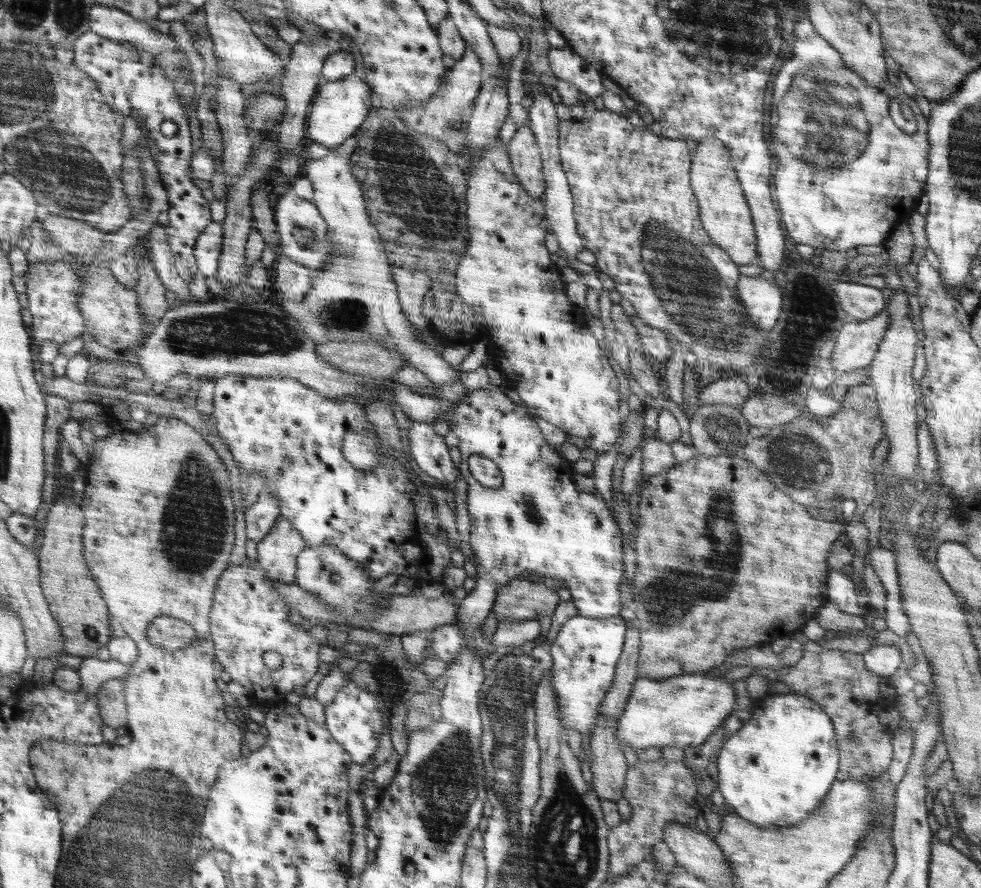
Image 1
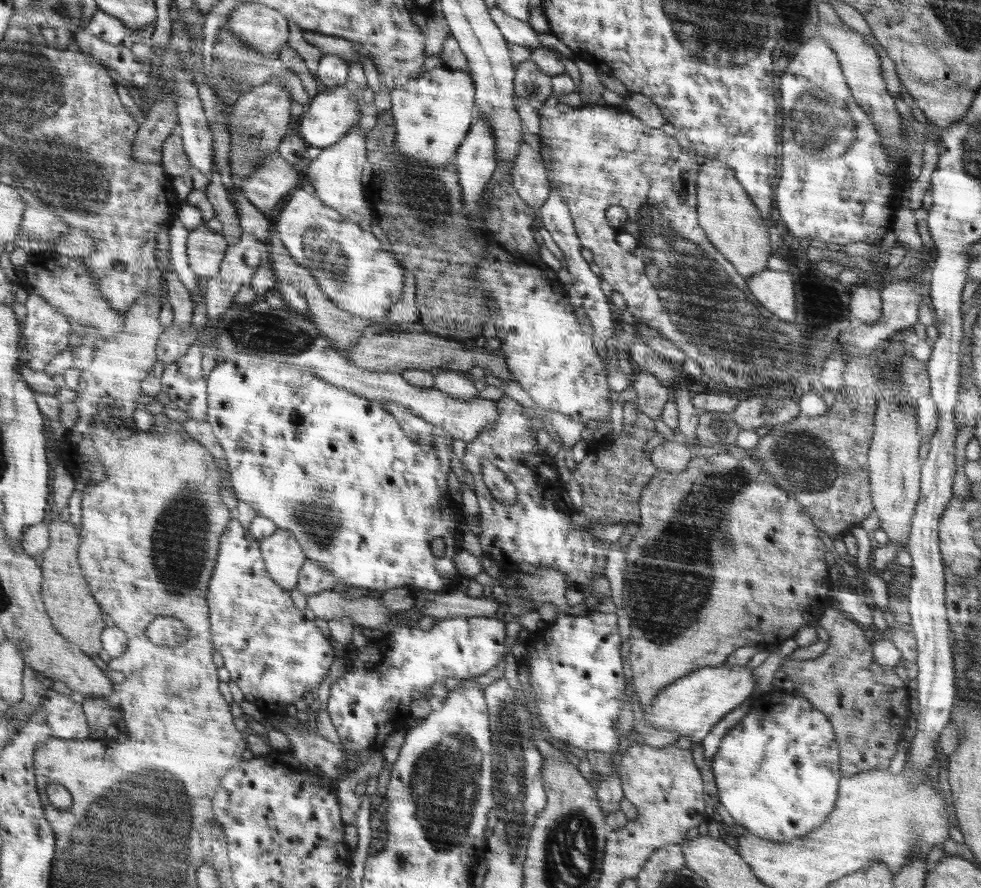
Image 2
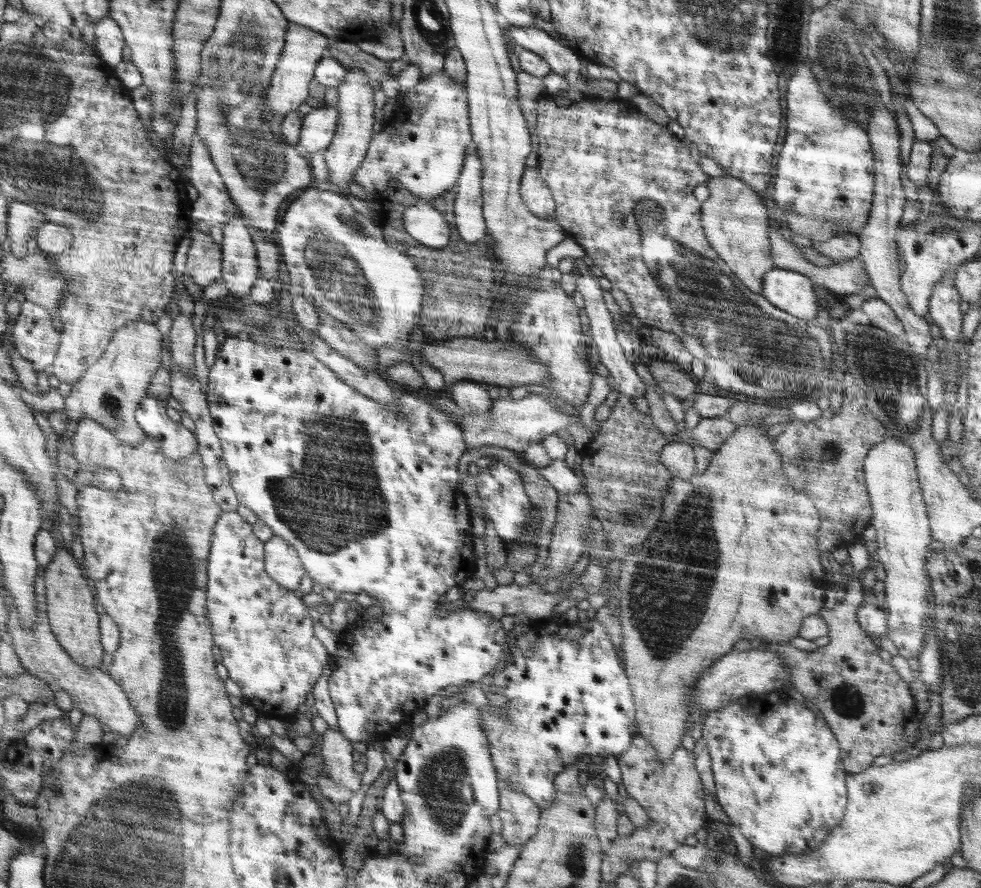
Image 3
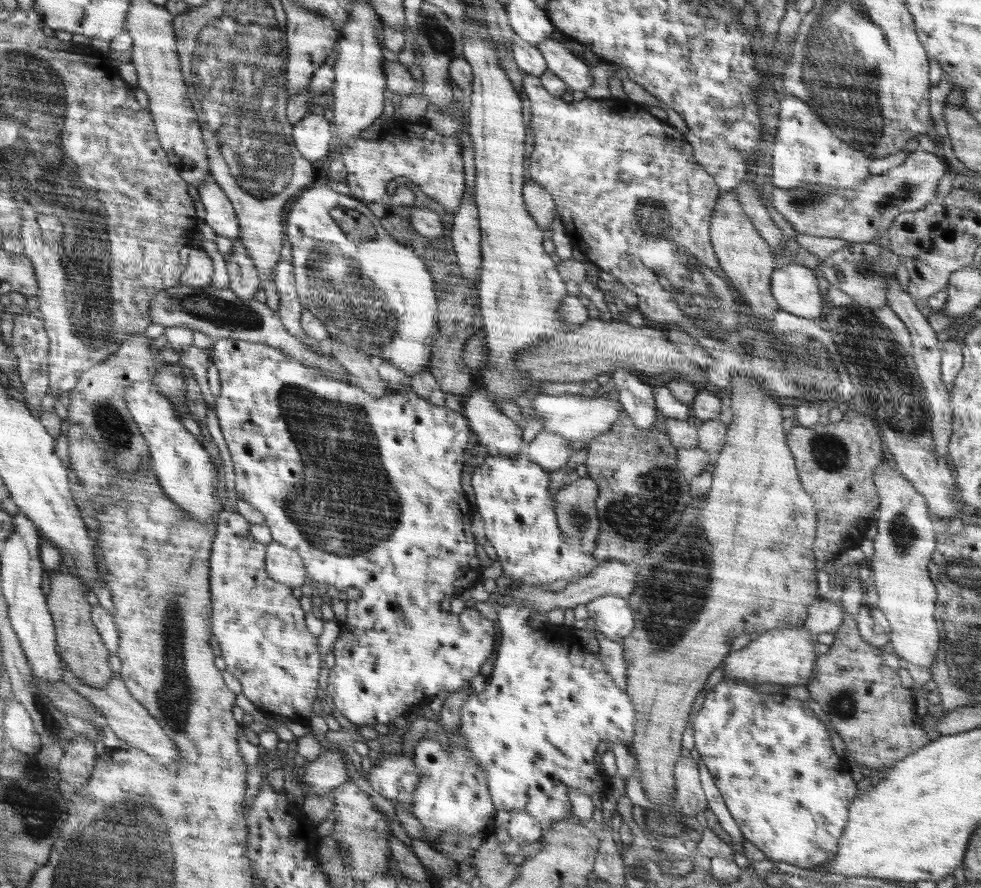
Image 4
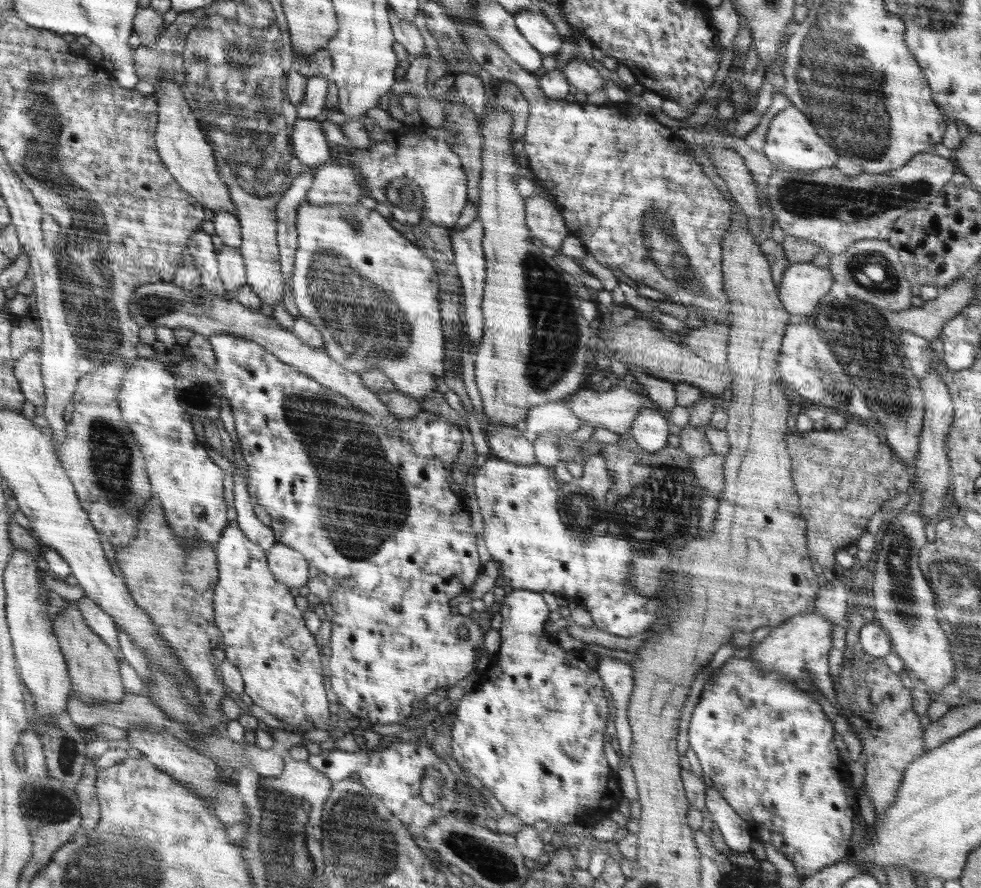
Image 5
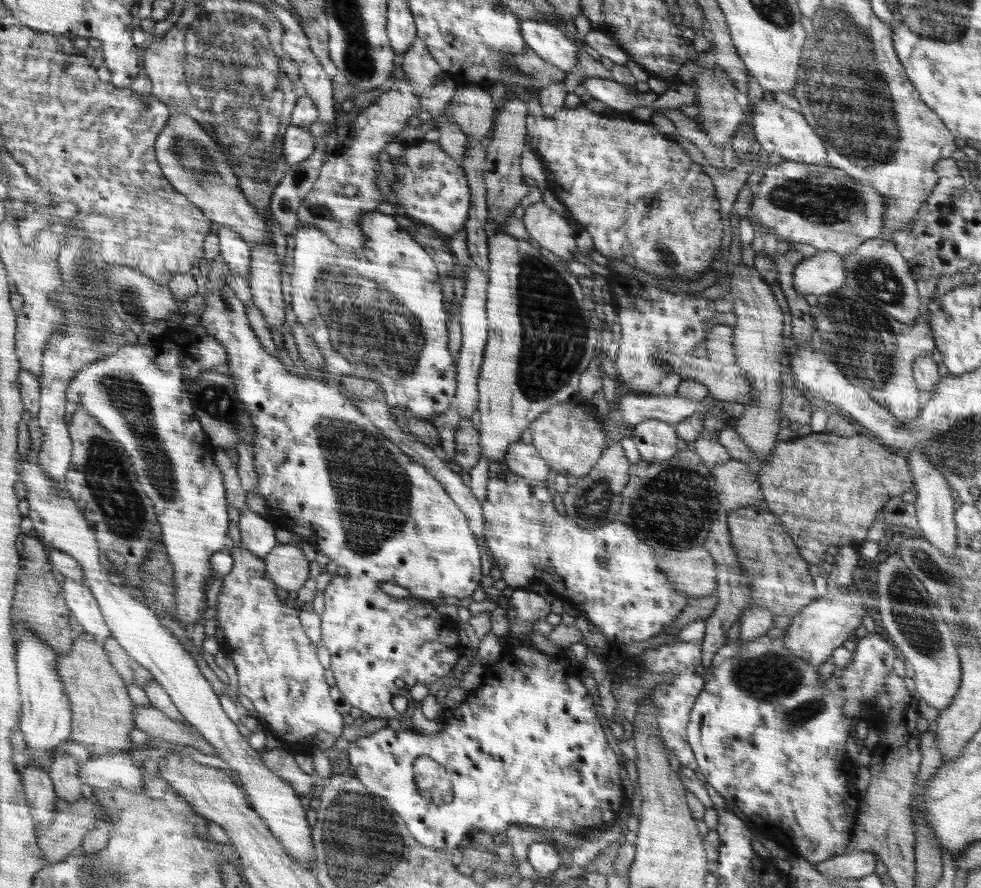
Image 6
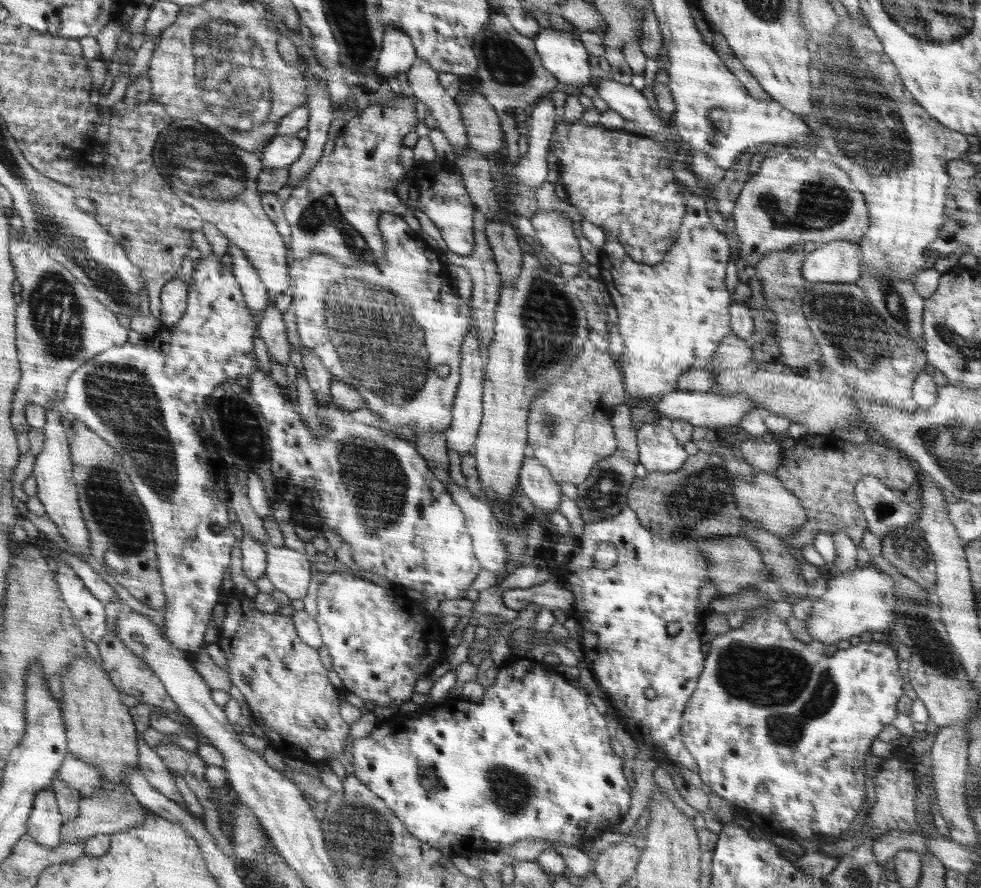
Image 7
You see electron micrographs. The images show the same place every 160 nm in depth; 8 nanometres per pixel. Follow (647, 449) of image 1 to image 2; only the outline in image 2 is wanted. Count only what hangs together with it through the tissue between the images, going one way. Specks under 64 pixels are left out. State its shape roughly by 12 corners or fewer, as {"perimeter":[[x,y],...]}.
{"perimeter":[[680,439],[654,447],[659,471],[682,472],[693,457]]}

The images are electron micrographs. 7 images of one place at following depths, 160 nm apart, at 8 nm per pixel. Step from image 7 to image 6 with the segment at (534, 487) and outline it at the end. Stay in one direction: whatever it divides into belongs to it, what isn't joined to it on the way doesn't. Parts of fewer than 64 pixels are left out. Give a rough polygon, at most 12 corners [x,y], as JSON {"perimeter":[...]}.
{"perimeter":[[515,442],[506,468],[547,488],[549,464],[537,448]]}

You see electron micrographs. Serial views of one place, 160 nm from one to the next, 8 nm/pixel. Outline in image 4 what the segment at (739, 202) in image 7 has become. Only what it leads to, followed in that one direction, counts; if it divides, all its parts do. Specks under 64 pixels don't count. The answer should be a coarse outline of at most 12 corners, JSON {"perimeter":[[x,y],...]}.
{"perimeter":[[917,148],[844,190],[773,190],[798,233],[874,242],[926,208],[946,164]]}

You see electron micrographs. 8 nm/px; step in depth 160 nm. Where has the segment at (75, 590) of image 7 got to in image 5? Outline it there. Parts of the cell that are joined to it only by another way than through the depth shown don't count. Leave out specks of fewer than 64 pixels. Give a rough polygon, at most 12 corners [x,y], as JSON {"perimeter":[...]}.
{"perimeter":[[86,596],[74,601],[87,626],[123,657],[112,618]]}

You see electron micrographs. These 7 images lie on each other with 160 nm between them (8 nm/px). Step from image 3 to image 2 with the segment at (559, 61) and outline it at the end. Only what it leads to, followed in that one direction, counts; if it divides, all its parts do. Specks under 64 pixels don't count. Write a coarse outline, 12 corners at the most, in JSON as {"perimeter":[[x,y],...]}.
{"perimeter":[[496,6],[490,13],[508,42],[530,51],[541,45],[529,22]]}

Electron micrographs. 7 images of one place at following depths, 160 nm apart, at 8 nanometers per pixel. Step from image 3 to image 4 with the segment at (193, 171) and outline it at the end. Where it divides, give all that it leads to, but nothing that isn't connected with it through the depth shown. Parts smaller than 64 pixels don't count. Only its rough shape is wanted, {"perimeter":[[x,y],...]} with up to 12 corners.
{"perimeter":[[214,178],[196,188],[204,221],[218,236],[239,239],[239,222]]}

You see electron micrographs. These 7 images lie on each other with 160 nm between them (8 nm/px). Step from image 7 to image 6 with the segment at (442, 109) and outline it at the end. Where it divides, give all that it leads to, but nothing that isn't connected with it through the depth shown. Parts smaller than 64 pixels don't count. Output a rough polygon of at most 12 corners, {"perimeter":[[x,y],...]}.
{"perimeter":[[420,38],[403,54],[400,74],[430,89],[443,72]]}

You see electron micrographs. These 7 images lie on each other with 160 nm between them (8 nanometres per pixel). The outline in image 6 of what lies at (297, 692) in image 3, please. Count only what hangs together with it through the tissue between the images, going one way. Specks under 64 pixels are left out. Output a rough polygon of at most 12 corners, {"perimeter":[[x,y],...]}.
{"perimeter":[[229,546],[216,607],[264,732],[340,737],[317,644],[266,563]]}

